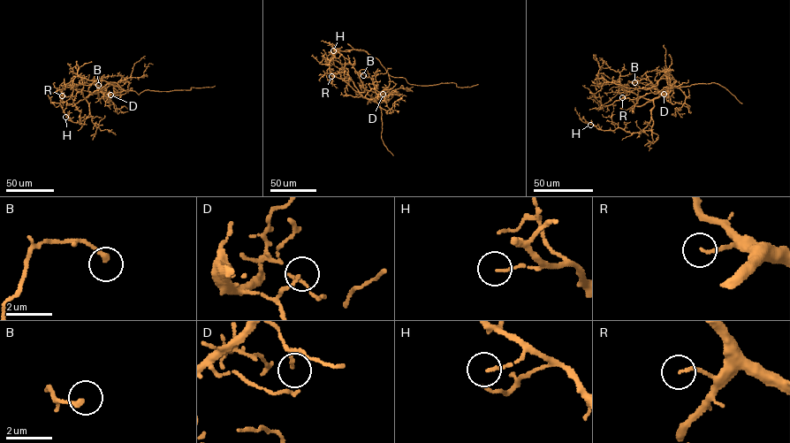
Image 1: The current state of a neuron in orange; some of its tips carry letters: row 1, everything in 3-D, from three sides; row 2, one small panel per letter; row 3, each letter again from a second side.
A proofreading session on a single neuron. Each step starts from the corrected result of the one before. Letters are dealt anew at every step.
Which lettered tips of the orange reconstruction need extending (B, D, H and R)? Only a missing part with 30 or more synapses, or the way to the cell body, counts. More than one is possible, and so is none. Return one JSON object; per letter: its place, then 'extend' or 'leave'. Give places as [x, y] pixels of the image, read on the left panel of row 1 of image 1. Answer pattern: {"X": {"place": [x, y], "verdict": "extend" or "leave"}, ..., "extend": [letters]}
{"B": {"place": [98, 85], "verdict": "leave"}, "D": {"place": [110, 95], "verdict": "leave"}, "H": {"place": [65, 117], "verdict": "leave"}, "R": {"place": [62, 95], "verdict": "leave"}, "extend": []}

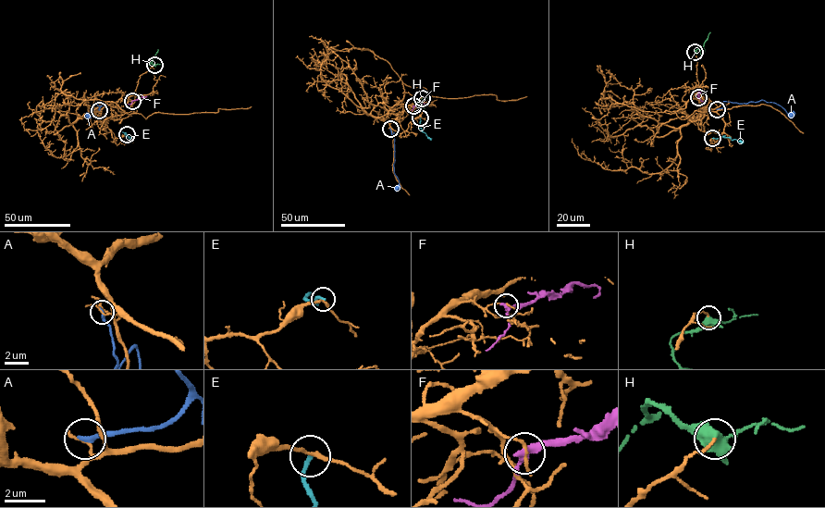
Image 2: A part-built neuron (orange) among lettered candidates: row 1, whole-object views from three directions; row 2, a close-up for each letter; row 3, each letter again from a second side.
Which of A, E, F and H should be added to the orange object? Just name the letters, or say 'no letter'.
H

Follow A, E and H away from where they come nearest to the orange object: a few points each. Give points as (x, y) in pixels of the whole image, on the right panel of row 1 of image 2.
A: (717, 109), (724, 106), (724, 102), (747, 104), (763, 100), (781, 105), (788, 114), (794, 114)
E: (712, 138), (729, 137), (744, 142)
H: (695, 52), (702, 48), (710, 32)

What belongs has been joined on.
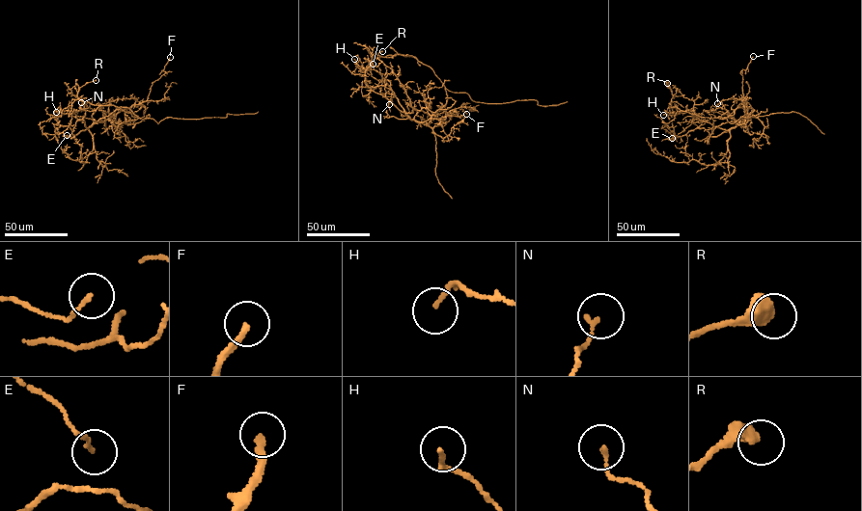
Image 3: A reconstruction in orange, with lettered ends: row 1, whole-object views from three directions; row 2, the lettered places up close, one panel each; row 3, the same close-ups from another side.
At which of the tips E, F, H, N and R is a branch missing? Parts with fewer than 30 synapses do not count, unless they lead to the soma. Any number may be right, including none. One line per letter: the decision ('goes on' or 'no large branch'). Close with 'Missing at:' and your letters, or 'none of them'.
E: no large branch
F: no large branch
H: no large branch
N: no large branch
R: no large branch
Missing at: none of them

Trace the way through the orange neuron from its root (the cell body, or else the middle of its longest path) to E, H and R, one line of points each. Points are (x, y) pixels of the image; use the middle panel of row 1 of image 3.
E: (431, 117), (428, 125), (410, 120), (373, 91), (364, 80), (369, 60), (373, 64)
H: (431, 117), (428, 125), (410, 119), (388, 81), (373, 69), (361, 71), (354, 59)
R: (431, 117), (446, 102), (440, 79), (412, 56), (387, 55), (371, 62), (374, 54), (382, 51)

